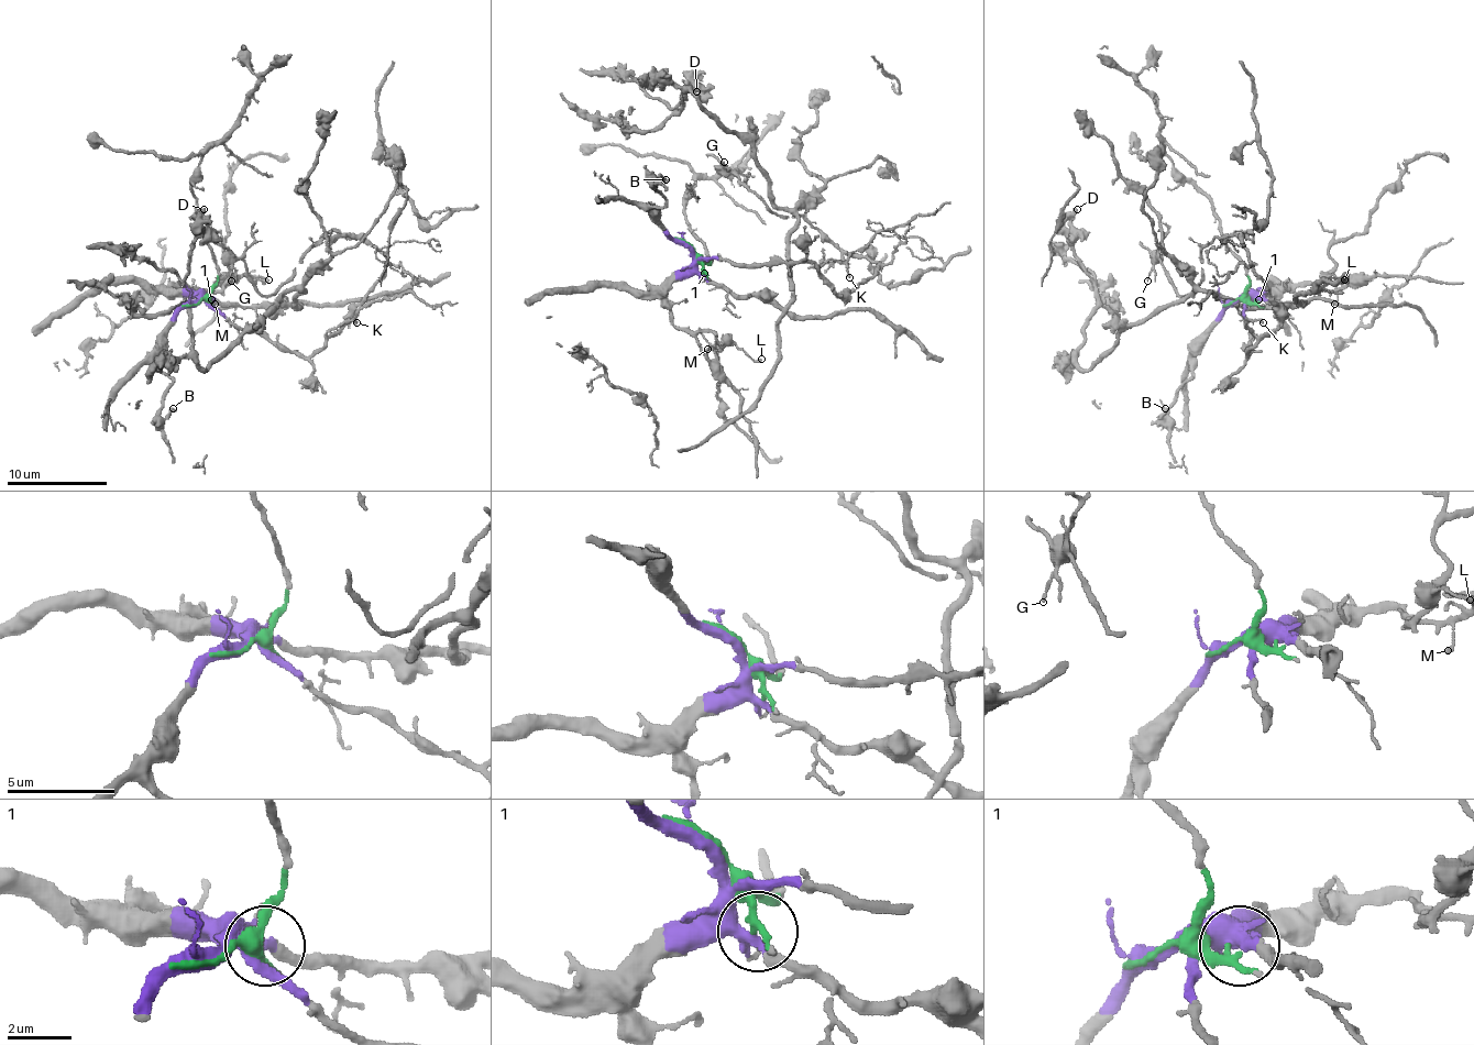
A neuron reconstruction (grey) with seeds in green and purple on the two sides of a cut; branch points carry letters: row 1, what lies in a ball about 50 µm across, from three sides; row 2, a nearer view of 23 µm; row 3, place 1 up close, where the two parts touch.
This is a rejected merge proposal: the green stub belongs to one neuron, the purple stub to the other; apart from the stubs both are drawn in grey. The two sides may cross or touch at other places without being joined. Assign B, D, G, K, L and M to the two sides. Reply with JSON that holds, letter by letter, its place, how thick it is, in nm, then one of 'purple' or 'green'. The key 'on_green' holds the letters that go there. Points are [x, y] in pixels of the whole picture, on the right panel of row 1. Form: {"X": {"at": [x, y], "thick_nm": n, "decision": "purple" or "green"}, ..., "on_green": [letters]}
{"B": {"at": [1165, 408], "thick_nm": 240, "decision": "purple"}, "D": {"at": [1077, 209], "thick_nm": 360, "decision": "purple"}, "G": {"at": [1147, 281], "thick_nm": 110, "decision": "purple"}, "K": {"at": [1263, 322], "thick_nm": 170, "decision": "purple"}, "L": {"at": [1344, 279], "thick_nm": 200, "decision": "purple"}, "M": {"at": [1334, 304], "thick_nm": 130, "decision": "purple"}, "on_green": []}

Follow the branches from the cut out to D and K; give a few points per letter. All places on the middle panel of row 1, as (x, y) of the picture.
D: (692, 248), (737, 296), (790, 300), (794, 218), (752, 147), (689, 91), (677, 109), (689, 79), (696, 91)
K: (692, 248), (694, 255), (722, 257), (737, 265), (812, 263), (817, 271), (835, 261), (845, 265), (850, 278)

